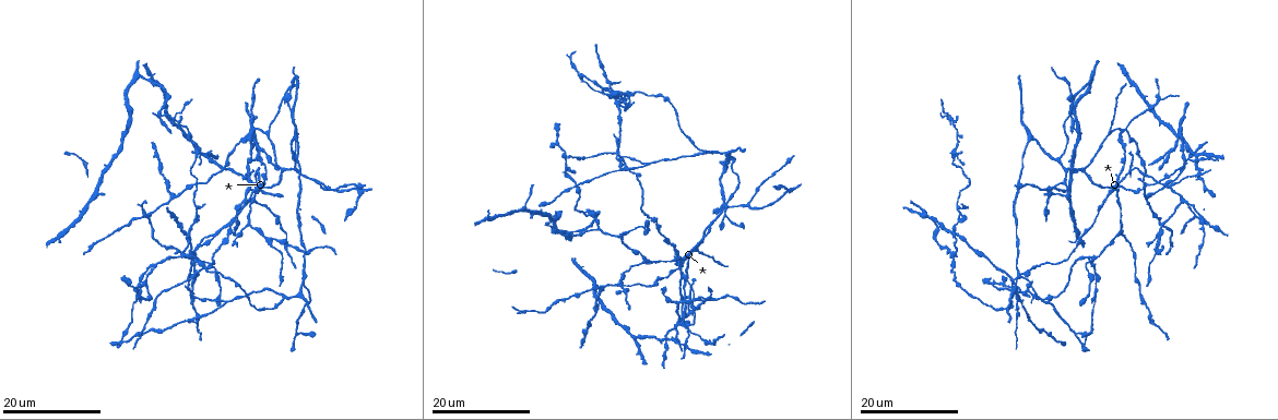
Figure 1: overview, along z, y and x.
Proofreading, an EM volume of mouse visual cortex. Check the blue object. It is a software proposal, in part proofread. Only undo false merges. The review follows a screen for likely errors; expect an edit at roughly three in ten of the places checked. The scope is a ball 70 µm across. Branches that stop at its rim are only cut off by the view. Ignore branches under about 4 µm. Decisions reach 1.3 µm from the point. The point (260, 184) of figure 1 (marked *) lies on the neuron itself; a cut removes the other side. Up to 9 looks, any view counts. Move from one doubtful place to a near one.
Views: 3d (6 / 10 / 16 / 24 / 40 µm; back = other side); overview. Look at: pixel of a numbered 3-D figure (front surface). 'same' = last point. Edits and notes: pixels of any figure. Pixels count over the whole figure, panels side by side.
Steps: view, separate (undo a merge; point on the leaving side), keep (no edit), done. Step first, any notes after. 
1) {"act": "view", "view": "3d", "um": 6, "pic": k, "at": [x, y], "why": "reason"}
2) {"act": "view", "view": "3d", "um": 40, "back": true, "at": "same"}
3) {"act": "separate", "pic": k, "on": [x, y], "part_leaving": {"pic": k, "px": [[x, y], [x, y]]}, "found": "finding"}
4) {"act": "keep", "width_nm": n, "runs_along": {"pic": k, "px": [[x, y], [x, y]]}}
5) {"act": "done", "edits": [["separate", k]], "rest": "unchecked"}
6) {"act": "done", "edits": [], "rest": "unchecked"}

{"act": "view", "view": "3d", "um": 24, "pic": 1, "at": [264, 132], "why": "arms part here"}

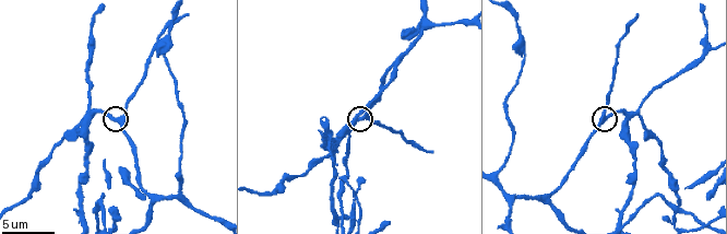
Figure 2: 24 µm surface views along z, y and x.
{"act": "view", "view": "3d", "um": 10, "pic": 2, "at": [361, 120], "why": "zoom in"}

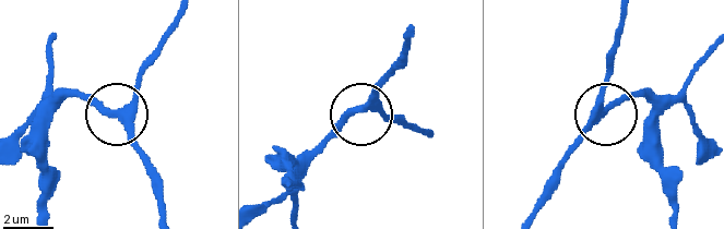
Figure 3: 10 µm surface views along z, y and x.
{"act": "keep", "runs_along": {"pic": 3, "px": [[408, 31], [406, 56], [363, 108], [406, 120]]}, "found": "one neuron here"}

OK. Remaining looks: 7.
{"act": "view", "view": "3d", "um": 16, "pic": 1, "at": [1095, 258]}

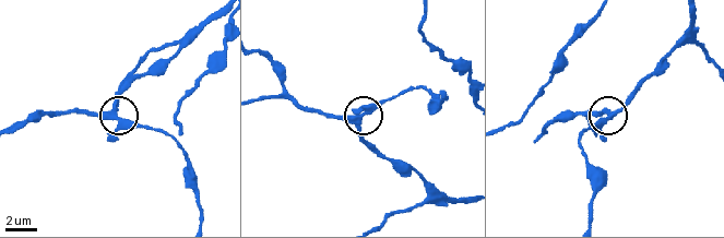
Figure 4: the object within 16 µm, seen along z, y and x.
{"act": "view", "view": "3d", "um": 10, "pic": 4, "at": [117, 117]}

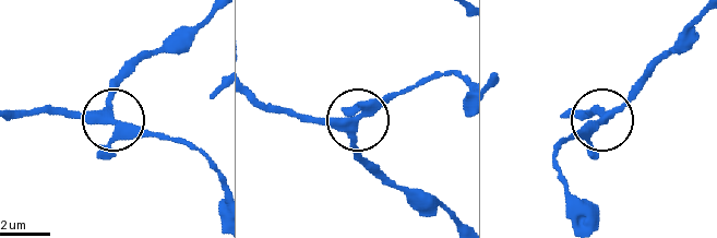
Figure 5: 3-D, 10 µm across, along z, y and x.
{"act": "view", "view": "3d", "um": 10, "back": true, "pic": 5, "at": [356, 118]}

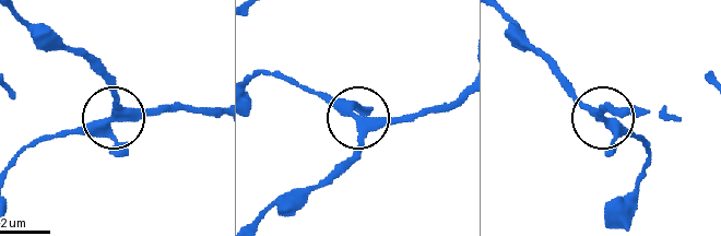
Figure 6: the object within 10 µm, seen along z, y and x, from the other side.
{"act": "keep", "arms": 4, "runs_along": {"pic": 6, "px": [[510, 19], [579, 101], [634, 136]]}, "found": "all the same neuron"}

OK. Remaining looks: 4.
{"act": "view", "view": "3d", "um": 16, "pic": 1, "at": [955, 252]}

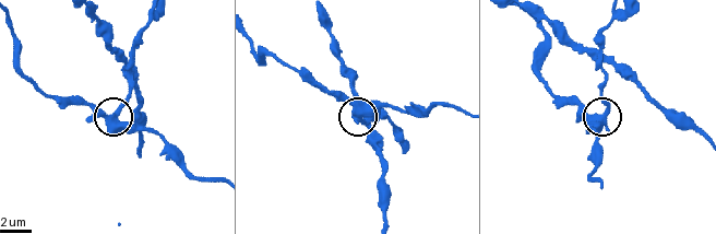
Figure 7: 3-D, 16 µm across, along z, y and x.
{"act": "view", "view": "3d", "um": 10, "pic": 7, "at": [362, 121], "why": "closer look"}

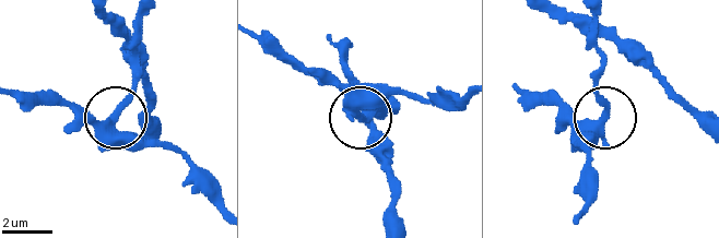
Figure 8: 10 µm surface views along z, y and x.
{"act": "separate", "pic": 8, "on": [132, 98], "part_leaving": {"pic": 8, "px": [[601, 123], [594, 19]]}, "found": "two neurons meet here"}

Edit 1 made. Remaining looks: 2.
{"act": "view", "view": "3d", "um": 24, "pic": 1, "at": [1013, 279]}

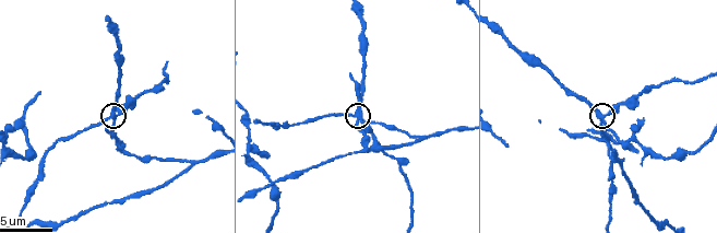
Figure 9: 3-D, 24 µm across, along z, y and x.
{"act": "view", "view": "3d", "um": 10, "pic": 9, "at": [110, 117], "why": "closer look"}

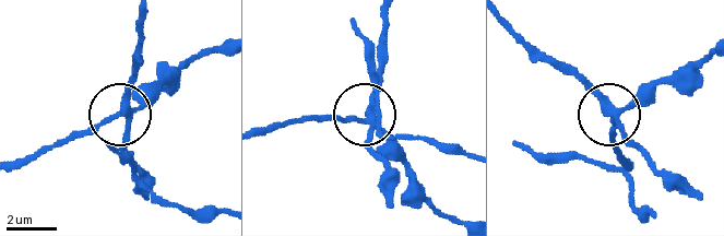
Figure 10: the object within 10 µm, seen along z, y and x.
{"act": "separate", "pic": 10, "on": [126, 146], "side_arm_um": 21, "part_leaving": {"pic": 10, "px": [[128, 110], [140, 16]]}, "found": "a second neuron is stuck on"}

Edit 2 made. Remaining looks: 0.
{"act": "done", "edits": [["separate", 8], ["separate", 10]], "rest": "unchecked"}

